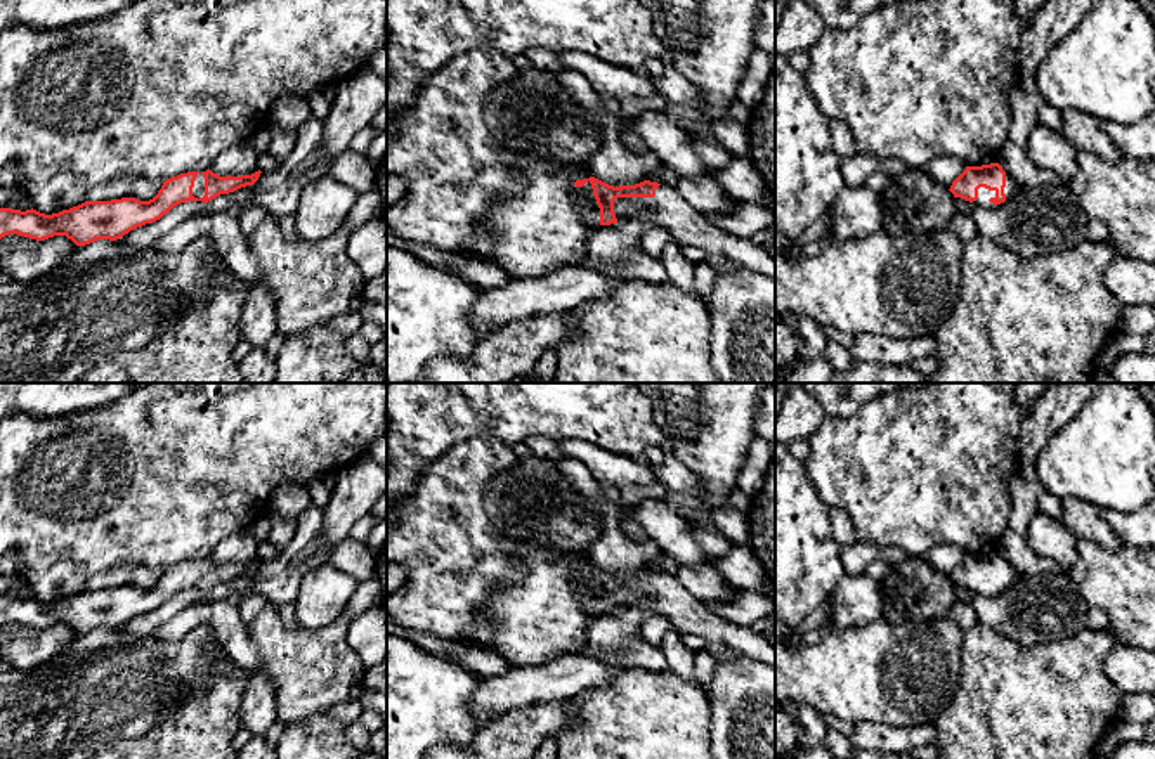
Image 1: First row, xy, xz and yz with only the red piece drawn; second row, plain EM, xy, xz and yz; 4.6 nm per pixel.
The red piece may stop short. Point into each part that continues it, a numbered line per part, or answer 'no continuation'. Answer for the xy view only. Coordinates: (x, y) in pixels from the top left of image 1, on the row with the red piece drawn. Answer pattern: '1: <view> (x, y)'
1: xy (198, 191)

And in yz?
1: yz (984, 194)

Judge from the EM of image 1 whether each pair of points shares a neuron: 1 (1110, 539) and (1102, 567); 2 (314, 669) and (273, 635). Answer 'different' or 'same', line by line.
1: different
2: same

